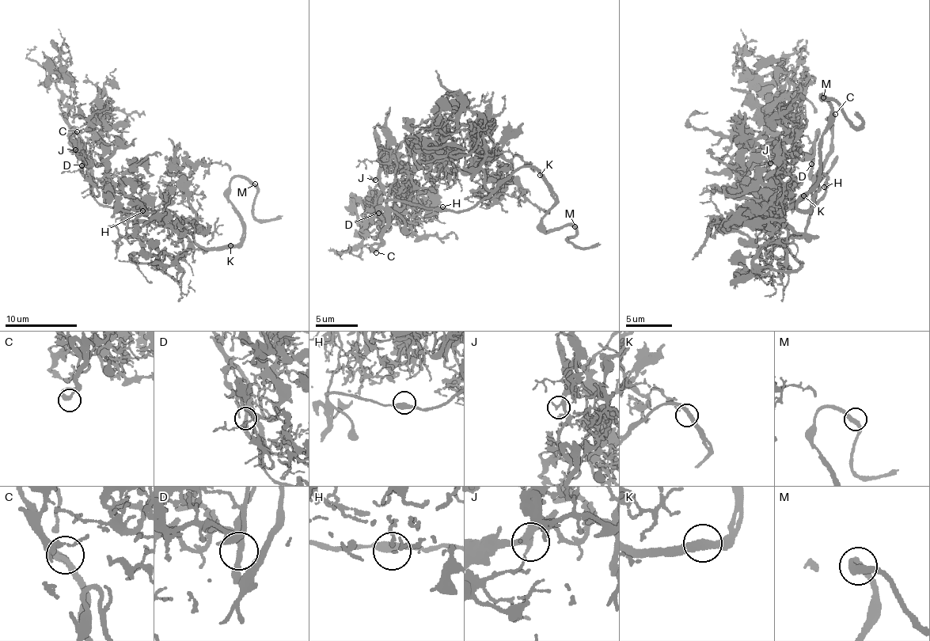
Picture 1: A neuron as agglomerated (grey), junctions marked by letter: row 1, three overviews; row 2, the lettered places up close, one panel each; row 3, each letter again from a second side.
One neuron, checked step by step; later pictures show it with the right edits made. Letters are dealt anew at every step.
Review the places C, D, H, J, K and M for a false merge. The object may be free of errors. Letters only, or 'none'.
none

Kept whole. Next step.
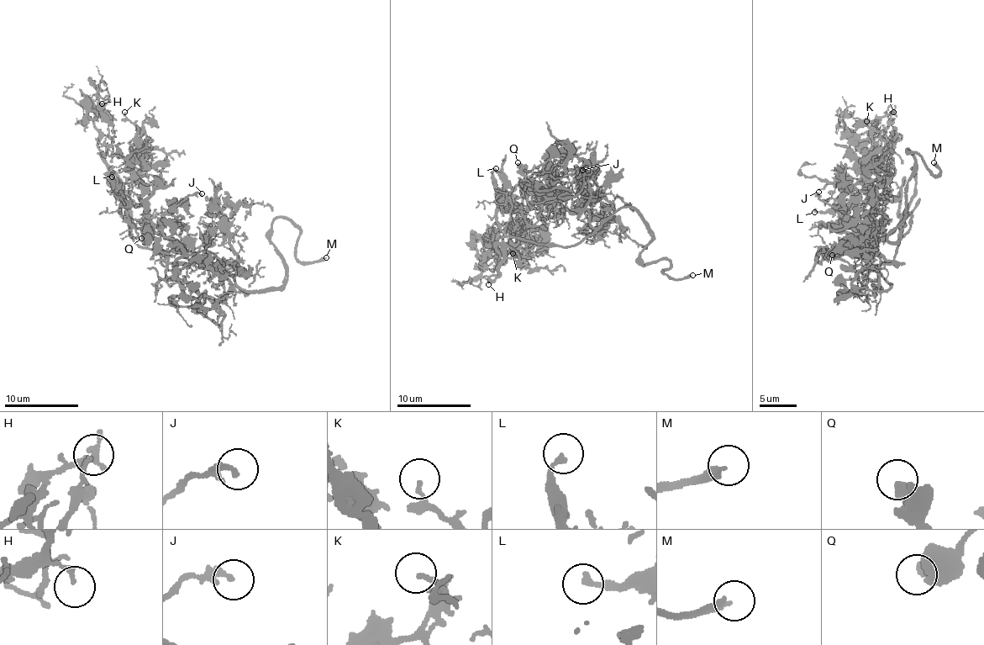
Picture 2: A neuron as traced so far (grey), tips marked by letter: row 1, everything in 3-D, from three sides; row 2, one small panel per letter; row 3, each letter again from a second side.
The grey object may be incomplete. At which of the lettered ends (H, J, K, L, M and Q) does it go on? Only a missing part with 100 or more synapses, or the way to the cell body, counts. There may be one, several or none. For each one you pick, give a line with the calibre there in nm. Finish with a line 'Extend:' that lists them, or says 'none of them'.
M: 280 nm thick
Extend: M

